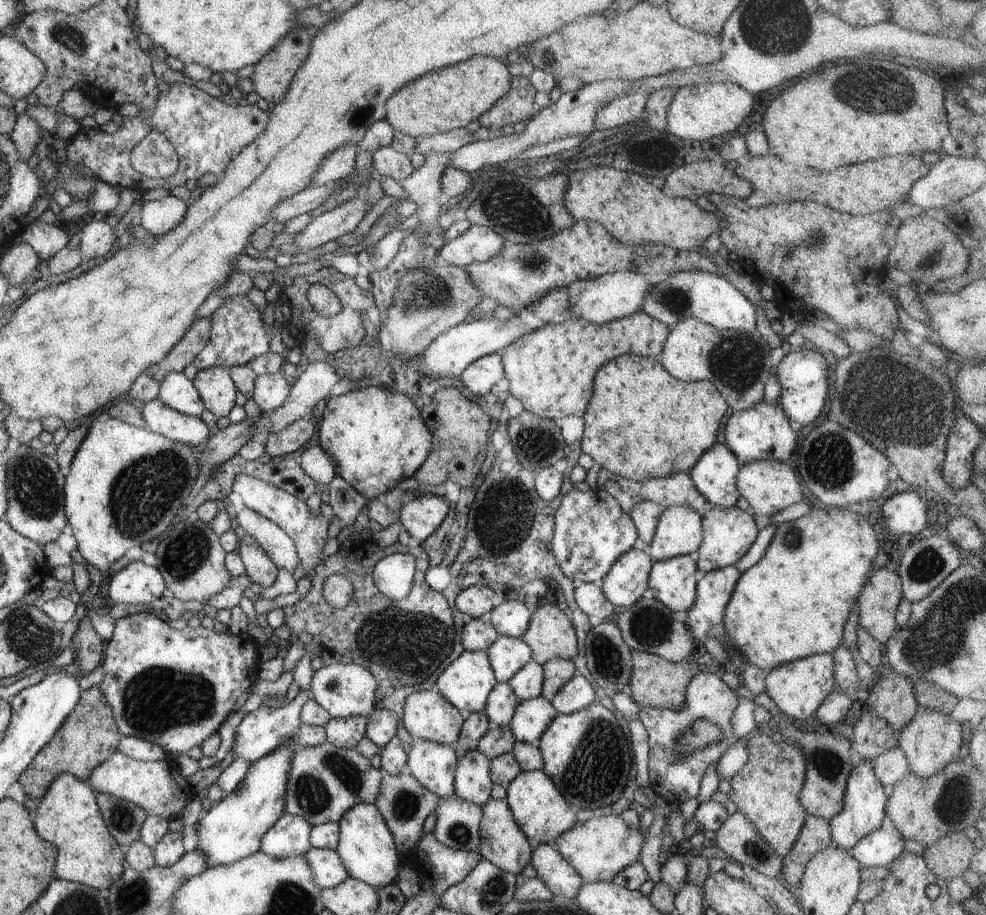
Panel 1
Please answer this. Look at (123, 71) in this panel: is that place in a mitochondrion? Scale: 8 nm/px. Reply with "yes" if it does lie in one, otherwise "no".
no

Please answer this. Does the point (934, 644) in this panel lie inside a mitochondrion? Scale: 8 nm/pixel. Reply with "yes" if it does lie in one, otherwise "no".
yes

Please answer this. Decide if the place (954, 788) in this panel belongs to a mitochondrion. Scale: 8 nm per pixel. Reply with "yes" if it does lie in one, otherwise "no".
yes

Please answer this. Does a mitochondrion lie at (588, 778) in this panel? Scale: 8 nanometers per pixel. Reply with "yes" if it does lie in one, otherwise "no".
yes

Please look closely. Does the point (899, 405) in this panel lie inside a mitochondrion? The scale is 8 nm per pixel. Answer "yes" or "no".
yes

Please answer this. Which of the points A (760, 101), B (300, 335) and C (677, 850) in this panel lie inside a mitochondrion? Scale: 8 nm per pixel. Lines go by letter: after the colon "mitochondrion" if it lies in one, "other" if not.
A: other
B: other
C: other

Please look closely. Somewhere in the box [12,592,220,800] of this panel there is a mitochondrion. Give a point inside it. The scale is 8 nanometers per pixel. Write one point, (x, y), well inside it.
(157, 700)

